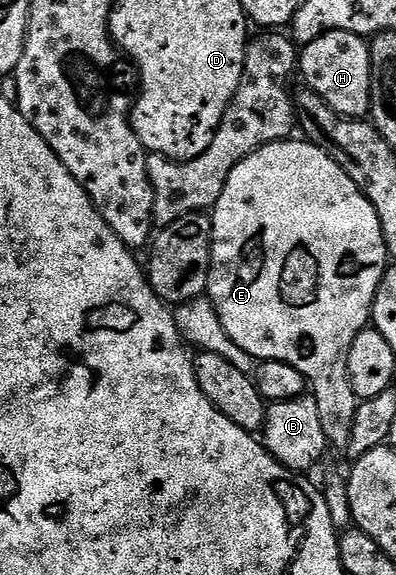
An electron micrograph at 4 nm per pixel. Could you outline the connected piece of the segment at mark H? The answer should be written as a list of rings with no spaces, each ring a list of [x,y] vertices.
[[[332,31],[320,35],[312,43],[301,46],[300,49],[300,77],[304,80],[305,88],[310,89],[316,95],[320,95],[320,99],[324,99],[324,103],[328,103],[328,107],[332,107],[332,111],[336,111],[341,117],[352,117],[362,119],[371,112],[370,102],[370,46],[367,38],[358,37],[354,33],[348,31]]]

